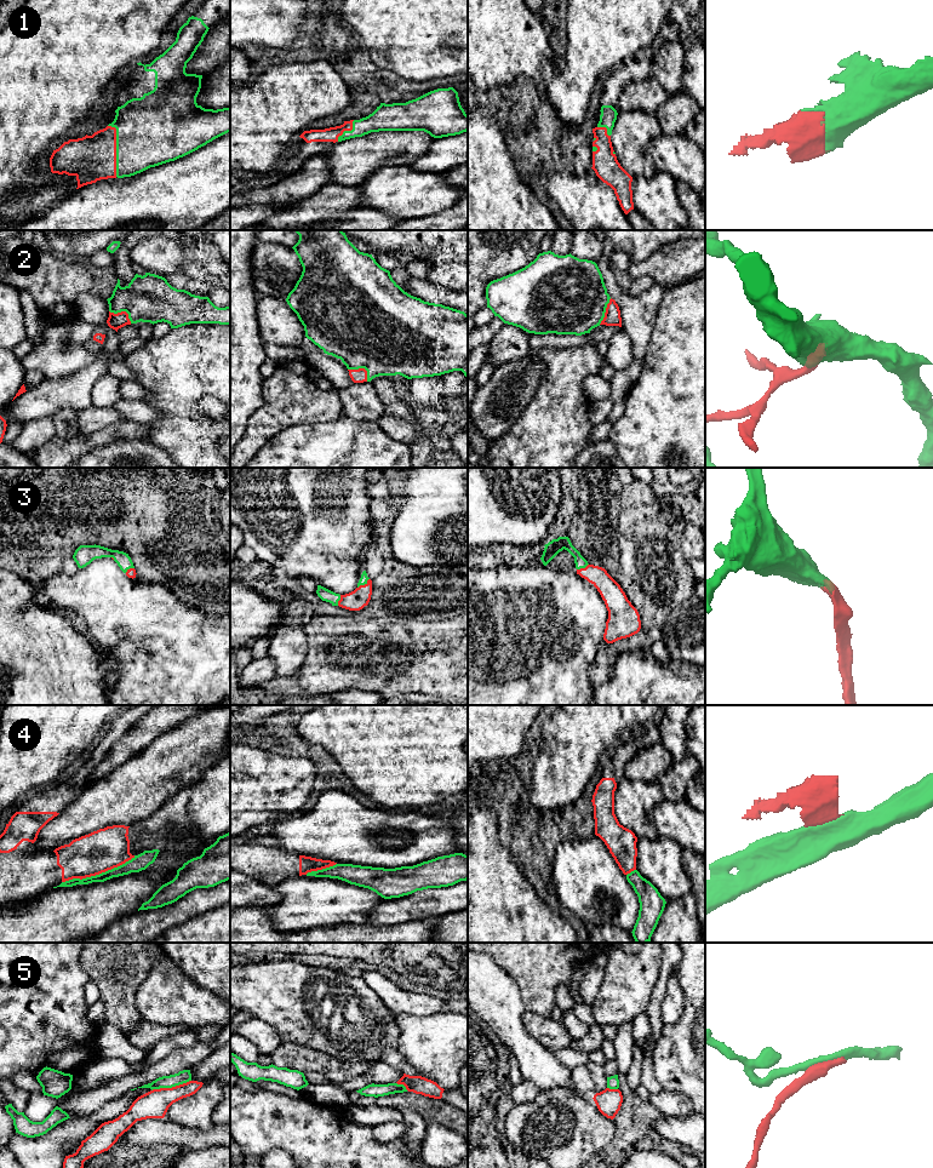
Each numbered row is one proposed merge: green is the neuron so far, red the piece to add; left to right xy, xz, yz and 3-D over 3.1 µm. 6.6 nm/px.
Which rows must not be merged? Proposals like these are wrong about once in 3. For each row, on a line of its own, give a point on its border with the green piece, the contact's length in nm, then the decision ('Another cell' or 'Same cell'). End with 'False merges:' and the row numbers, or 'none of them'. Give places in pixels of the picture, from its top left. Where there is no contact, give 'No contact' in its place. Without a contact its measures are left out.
1: Touches green at xy (116, 149). Shared border 340 nm. Same cell
2: Touches green at xz (362, 367). Shared border 160 nm. Same cell
3: Touches green at xz (364, 584). Shared border 100 nm. Same cell
4: Touches green at xy (99, 874). Shared border 500 nm. Another cell
5: Touches green at xy (171, 1087). Shared border 280 nm. Another cell
False merges: 4, 5

